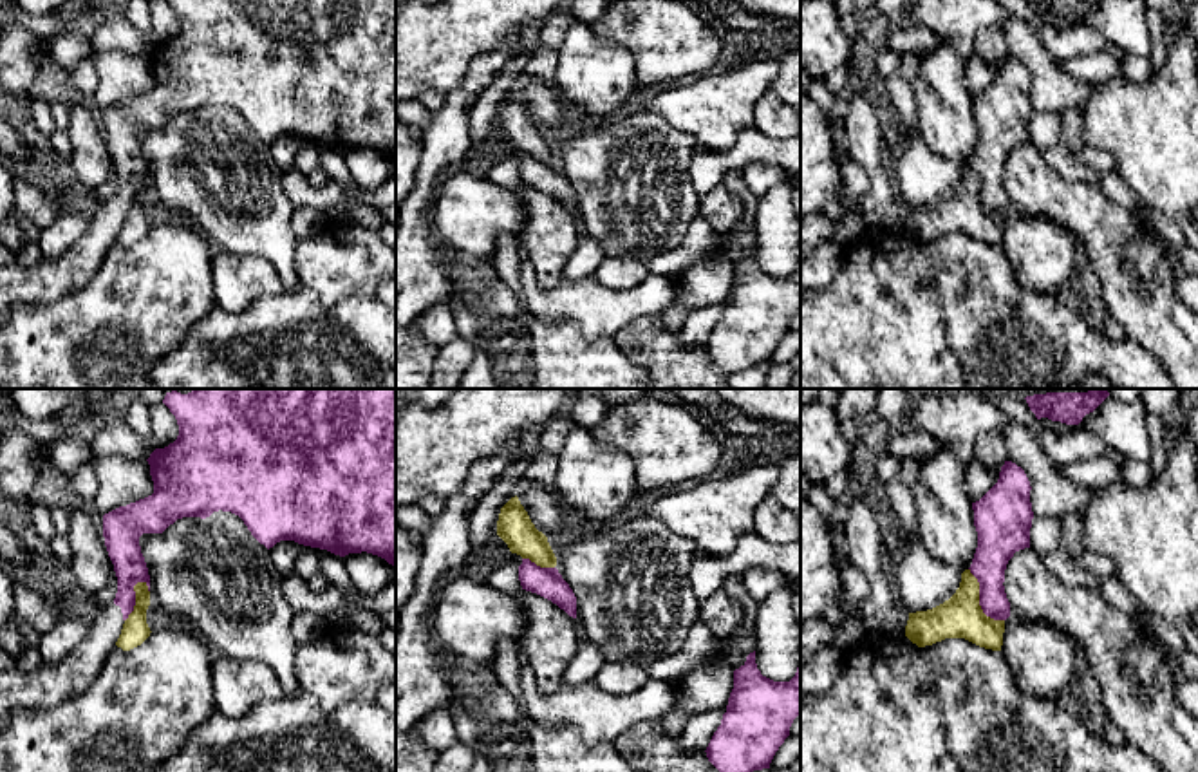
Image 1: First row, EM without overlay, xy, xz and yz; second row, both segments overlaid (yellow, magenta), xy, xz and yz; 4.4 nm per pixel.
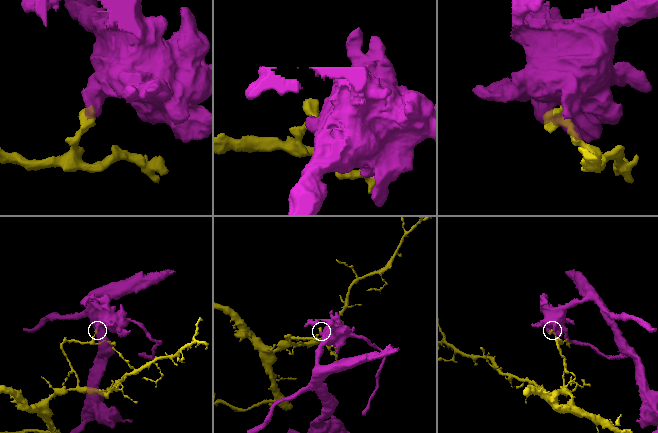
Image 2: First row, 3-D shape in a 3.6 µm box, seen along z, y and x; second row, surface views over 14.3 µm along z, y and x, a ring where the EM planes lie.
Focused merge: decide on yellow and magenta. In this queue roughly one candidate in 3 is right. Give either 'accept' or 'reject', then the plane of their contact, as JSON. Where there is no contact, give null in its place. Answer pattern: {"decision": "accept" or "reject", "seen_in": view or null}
{"decision": "reject", "seen_in": "yz"}

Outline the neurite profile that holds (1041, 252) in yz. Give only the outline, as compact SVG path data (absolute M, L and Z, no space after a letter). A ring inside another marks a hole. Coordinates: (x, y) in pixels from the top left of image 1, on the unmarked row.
M1008 212L1001 248L1019 284L1035 293L1057 293L1075 264L1073 237L1039 215Z

